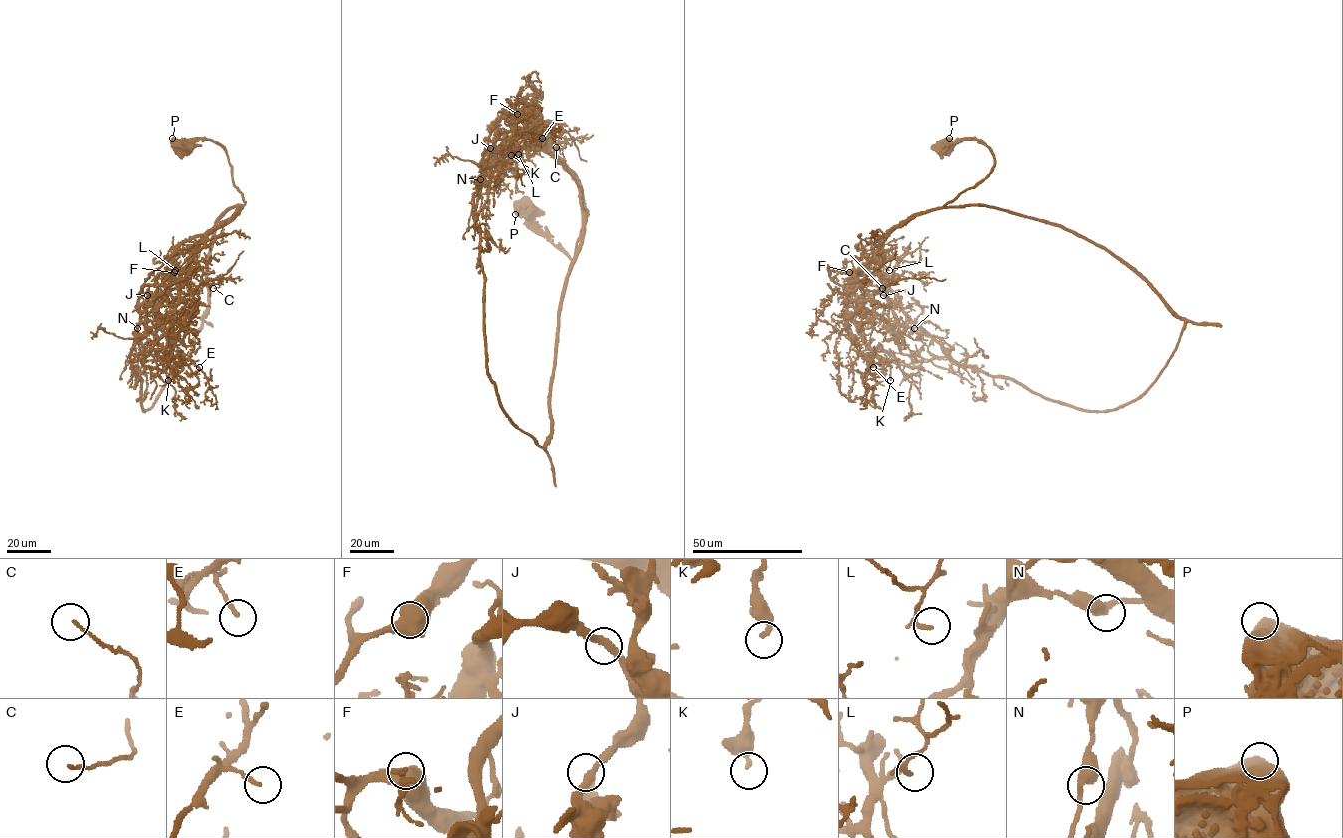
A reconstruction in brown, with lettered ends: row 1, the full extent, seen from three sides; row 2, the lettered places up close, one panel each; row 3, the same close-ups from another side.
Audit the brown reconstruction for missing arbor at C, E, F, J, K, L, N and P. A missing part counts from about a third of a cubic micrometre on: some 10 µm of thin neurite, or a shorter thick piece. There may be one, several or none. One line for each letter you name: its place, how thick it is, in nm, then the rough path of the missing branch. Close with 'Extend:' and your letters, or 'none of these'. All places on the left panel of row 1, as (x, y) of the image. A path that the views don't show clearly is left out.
Extend: none of these

